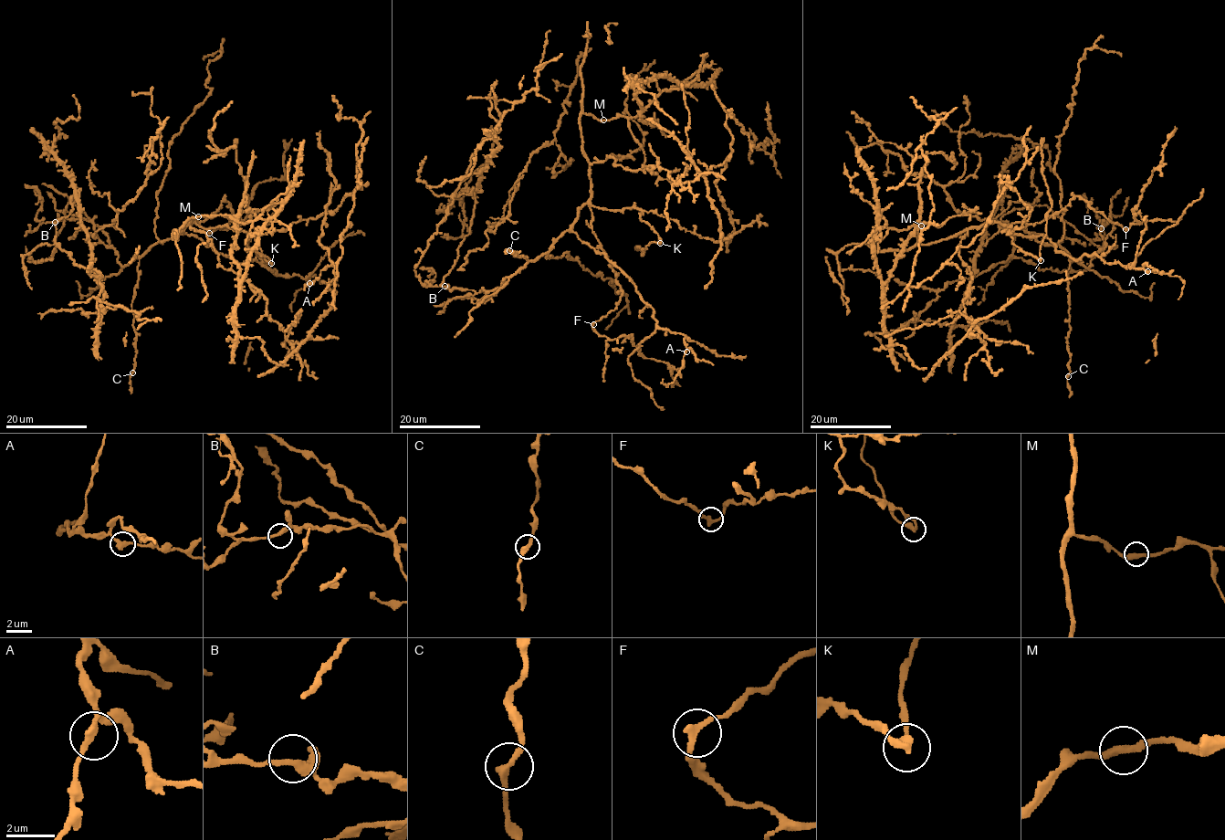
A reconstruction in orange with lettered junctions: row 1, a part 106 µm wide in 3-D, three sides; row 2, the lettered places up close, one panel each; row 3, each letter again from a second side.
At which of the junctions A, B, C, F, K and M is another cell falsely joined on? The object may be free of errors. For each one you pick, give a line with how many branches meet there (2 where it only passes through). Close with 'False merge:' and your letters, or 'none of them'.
K: branches 2
False merge: K

